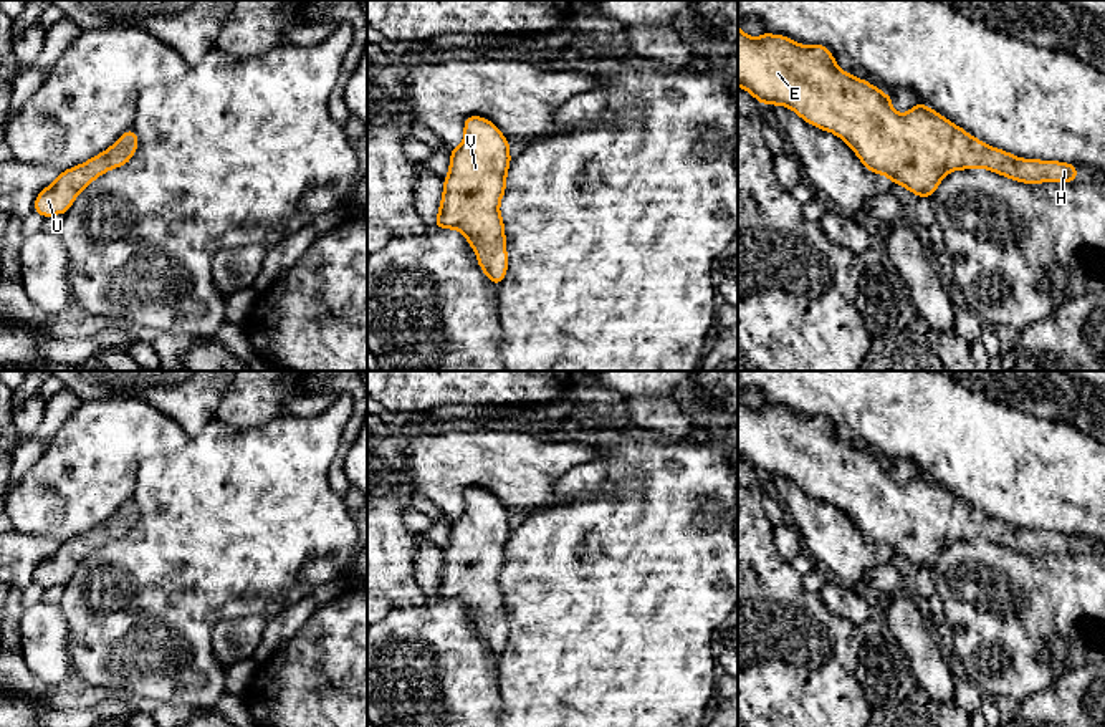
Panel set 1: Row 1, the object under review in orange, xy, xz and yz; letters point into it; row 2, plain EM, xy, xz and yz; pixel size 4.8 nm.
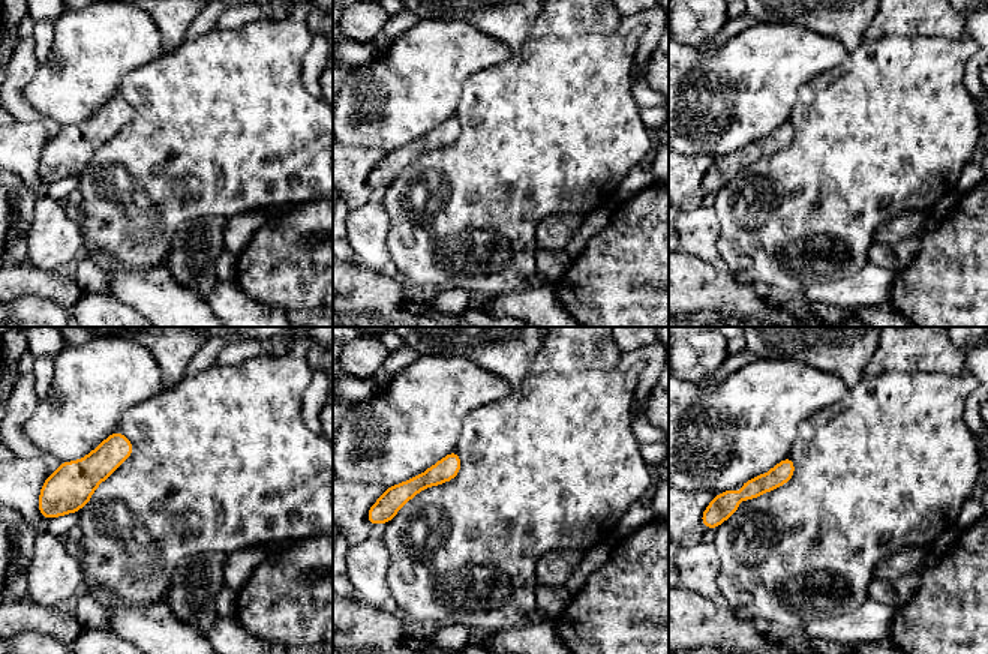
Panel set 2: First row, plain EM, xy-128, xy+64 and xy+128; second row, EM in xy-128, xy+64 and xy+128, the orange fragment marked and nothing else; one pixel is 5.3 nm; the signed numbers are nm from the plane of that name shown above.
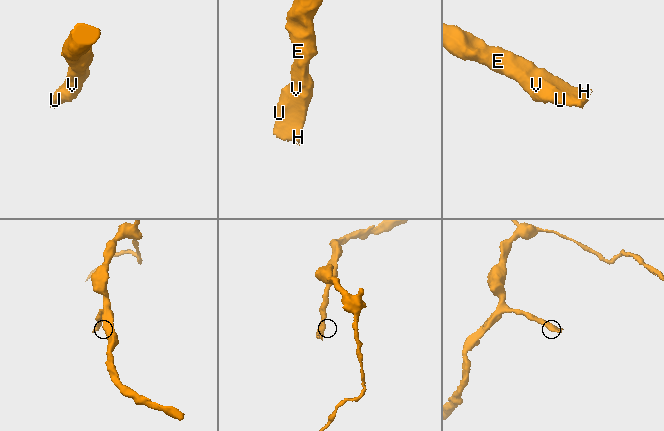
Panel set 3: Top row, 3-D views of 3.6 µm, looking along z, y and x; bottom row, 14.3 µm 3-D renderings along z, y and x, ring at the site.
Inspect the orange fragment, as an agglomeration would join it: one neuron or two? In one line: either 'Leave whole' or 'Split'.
Leave whole

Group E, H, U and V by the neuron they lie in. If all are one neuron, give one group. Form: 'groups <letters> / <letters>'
groups E H U V

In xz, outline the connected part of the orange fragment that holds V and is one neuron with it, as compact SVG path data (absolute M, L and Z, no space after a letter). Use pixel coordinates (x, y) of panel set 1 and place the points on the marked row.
M481 116L463 121L465 139L450 152L450 171L433 229L460 230L496 286L508 270L505 225L498 210L506 189L509 142Z

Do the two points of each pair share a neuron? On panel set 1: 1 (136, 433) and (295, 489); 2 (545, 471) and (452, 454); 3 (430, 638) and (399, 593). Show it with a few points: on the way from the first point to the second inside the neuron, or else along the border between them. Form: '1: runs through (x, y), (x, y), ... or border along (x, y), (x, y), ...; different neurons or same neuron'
1: border along (191, 438), (179, 449), (159, 452), (144, 461); different neurons
2: runs through (521, 469), (507, 462), (475, 457); same neuron
3: border along (430, 600), (420, 606), (392, 610); different neurons

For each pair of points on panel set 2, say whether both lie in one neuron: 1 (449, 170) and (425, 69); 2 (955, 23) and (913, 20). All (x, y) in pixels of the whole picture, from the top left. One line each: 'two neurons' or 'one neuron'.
1: two neurons
2: one neuron

